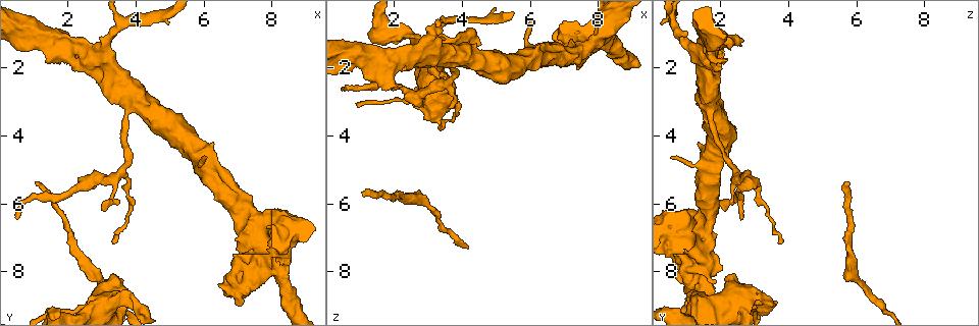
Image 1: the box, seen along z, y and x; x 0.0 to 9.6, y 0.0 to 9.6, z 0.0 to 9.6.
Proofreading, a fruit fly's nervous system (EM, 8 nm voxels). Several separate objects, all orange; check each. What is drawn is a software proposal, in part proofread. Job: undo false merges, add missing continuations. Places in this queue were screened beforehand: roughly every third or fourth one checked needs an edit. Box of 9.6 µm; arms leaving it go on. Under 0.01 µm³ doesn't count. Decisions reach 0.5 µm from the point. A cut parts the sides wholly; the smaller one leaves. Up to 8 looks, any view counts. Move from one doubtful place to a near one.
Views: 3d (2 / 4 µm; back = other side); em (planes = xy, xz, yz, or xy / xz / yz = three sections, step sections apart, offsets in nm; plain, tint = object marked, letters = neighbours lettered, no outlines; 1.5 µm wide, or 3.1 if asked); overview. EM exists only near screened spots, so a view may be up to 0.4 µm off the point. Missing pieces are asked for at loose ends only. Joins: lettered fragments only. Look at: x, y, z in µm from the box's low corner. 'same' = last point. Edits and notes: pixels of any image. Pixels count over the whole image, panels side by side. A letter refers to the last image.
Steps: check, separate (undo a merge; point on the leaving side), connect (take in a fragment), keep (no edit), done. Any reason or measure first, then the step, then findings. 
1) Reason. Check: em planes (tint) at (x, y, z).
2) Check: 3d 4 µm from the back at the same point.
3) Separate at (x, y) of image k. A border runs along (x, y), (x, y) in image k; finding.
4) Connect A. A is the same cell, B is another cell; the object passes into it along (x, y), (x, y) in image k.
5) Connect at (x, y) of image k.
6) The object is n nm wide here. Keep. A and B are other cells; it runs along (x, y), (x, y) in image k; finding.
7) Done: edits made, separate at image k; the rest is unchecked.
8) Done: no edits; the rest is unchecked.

Stops while still wide. Check: 3d 2 µm at (2.85, 8.95, 3.55).

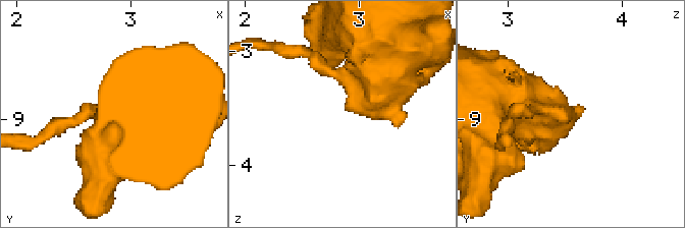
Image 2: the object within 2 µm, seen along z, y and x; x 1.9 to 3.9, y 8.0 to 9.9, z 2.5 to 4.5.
Shape alone is not enough. Check: em planes (letters) at (2.88, 9.00, 3.54).

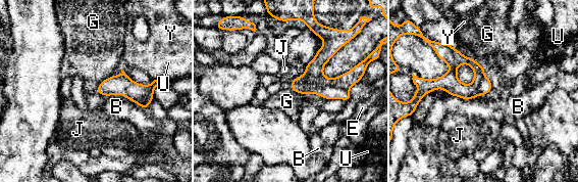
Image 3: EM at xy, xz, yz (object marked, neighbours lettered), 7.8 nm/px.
Separate at (300, 84) of image 3. B, E, G, J, U and Y are other cells; a border runs along (303, 76), (320, 86), (348, 90) in image 3; a second neuron is stuck on.

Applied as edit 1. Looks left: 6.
Check: 3d 4 µm at (3.20, 8.85, 1.05).

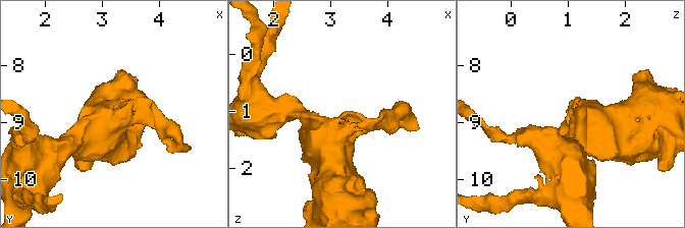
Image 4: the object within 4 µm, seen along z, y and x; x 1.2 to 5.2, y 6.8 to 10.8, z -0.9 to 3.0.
Shape alone is not enough. Check: em planes (letters) at (3.20, 8.80, 1.05).

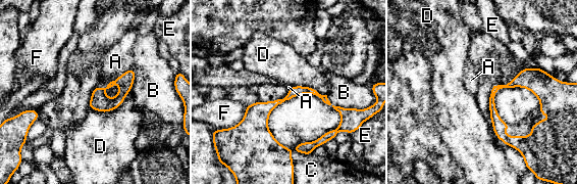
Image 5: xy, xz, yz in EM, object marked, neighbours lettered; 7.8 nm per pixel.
Keep. A, B, C, D, E and F are other cells; a border runs along (130, 67), (112, 81) in image 5; no lettered fragment goes on from it.

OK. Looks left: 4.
Check: overview.

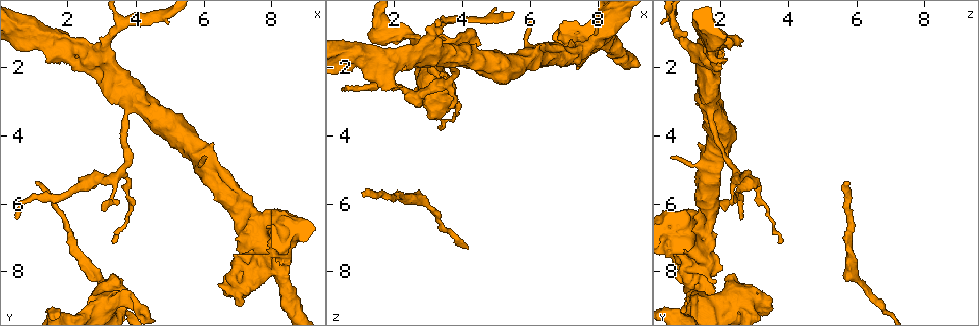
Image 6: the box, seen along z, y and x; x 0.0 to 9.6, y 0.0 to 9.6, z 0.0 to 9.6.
Long arm stops here. Check: em xz step 8 (letters) at (1.05, 5.40, 5.65).

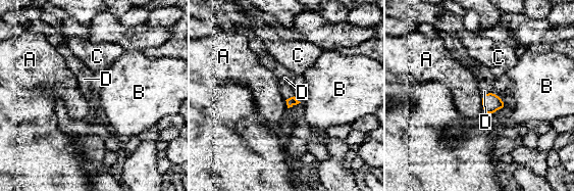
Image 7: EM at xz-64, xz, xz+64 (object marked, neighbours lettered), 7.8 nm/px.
Connect D. D is the same cell, A, B and C are other cells; the object passes into it along (292, 101), (291, 97), (284, 76) in image 7; the neuron continues.

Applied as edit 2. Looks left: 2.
Done: edits made, separate at image 3, connect at image 7; the rest is unchecked.

